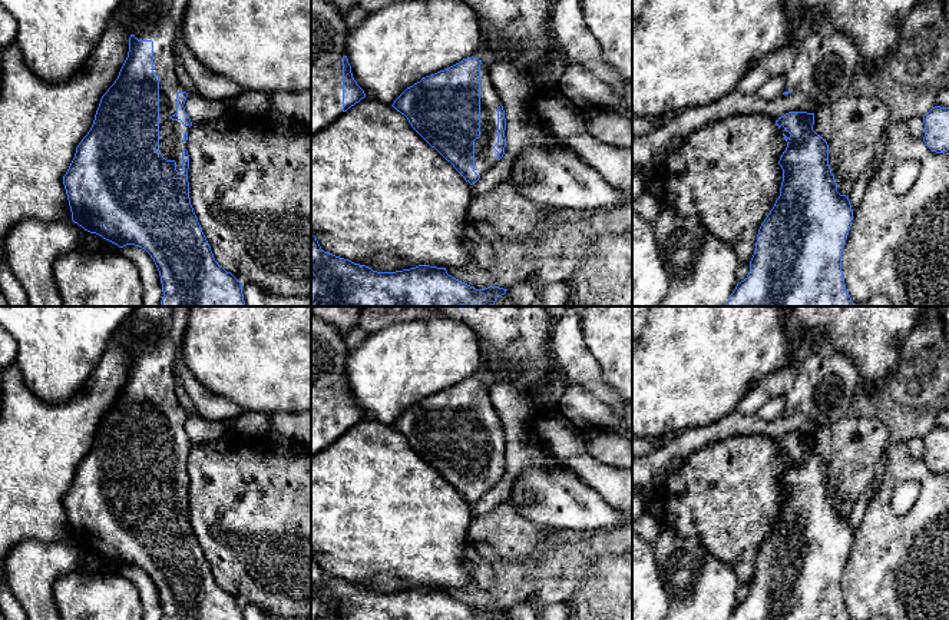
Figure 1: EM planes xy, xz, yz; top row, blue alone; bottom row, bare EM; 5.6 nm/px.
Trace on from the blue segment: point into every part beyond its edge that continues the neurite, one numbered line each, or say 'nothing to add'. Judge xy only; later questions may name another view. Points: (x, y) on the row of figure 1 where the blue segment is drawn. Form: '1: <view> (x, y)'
1: xy (155, 23)

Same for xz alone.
1: xz (485, 156)

